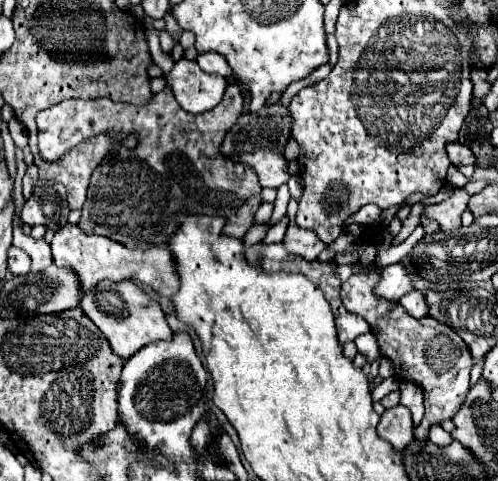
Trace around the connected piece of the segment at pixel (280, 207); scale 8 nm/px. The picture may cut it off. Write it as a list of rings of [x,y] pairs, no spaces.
[[[283,184],[281,188],[277,188],[277,200],[275,200],[275,210],[269,218],[269,228],[273,228],[285,214],[287,214],[287,202],[289,202],[289,188],[287,184]]]

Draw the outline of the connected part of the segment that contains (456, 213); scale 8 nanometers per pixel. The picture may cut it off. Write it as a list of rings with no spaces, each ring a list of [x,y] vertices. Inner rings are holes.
[[[457,188],[449,200],[445,200],[445,202],[441,202],[441,204],[427,206],[427,208],[421,212],[421,216],[423,216],[423,218],[437,220],[443,232],[453,230],[455,226],[461,224],[461,214],[463,214],[463,210],[467,208],[470,198],[471,194],[468,194],[462,188]]]

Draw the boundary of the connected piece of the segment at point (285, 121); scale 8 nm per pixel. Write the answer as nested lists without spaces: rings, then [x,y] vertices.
[[[281,102],[265,104],[257,112],[243,112],[237,118],[235,126],[225,134],[225,138],[221,142],[221,154],[225,158],[231,158],[233,162],[251,166],[263,188],[277,188],[289,180],[287,160],[285,160],[283,152],[285,152],[285,144],[291,138],[291,126],[293,126],[291,112]]]

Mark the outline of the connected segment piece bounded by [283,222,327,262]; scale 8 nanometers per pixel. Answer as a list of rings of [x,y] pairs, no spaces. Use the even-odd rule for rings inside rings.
[[[289,224],[287,226],[287,234],[285,234],[285,240],[283,240],[283,246],[289,254],[293,256],[301,256],[305,258],[307,262],[313,262],[317,260],[317,256],[321,254],[321,250],[325,250],[327,244],[323,244],[315,232],[311,230],[303,230],[299,228],[297,224]]]

